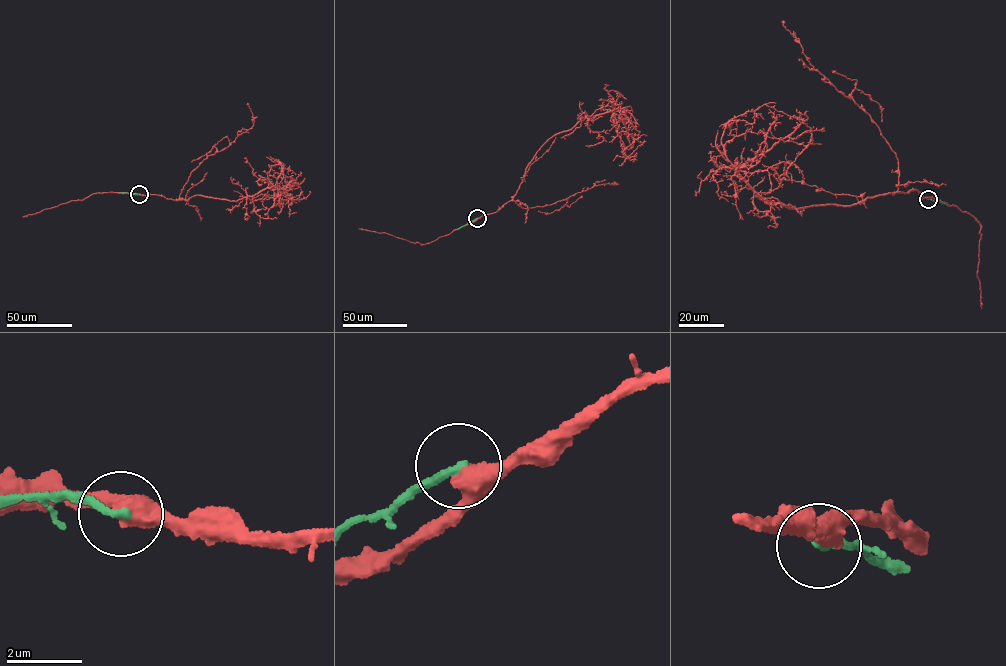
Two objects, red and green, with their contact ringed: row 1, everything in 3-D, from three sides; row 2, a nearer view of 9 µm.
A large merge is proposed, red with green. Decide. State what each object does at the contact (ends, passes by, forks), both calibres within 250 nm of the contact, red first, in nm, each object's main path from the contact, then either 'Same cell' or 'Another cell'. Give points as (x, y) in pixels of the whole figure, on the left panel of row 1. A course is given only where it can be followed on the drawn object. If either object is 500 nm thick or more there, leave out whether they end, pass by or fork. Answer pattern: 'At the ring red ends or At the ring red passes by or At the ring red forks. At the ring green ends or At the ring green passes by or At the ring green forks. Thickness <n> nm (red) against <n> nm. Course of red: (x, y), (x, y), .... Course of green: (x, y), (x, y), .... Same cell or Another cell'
At the ring red passes by. At the ring green ends. Thickness 440 nm (red) against 240 nm. Course of red: (139, 194), (237, 201), (269, 184), (285, 189), (292, 203), (309, 191). Course of green: (139, 194), (118, 193). Another cell

